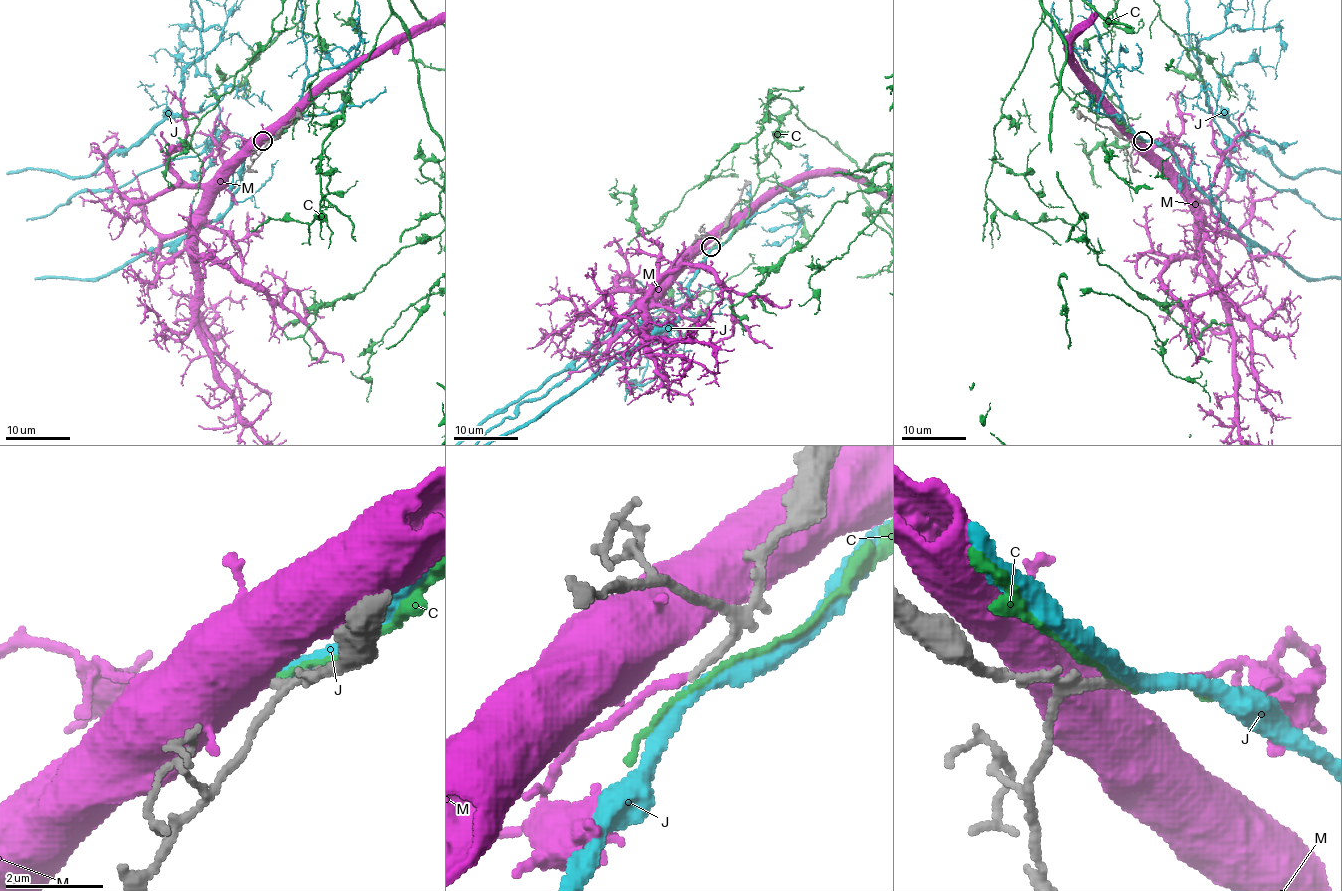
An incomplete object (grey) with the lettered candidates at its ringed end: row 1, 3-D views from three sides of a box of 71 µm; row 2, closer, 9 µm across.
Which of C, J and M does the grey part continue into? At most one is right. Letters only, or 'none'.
M

